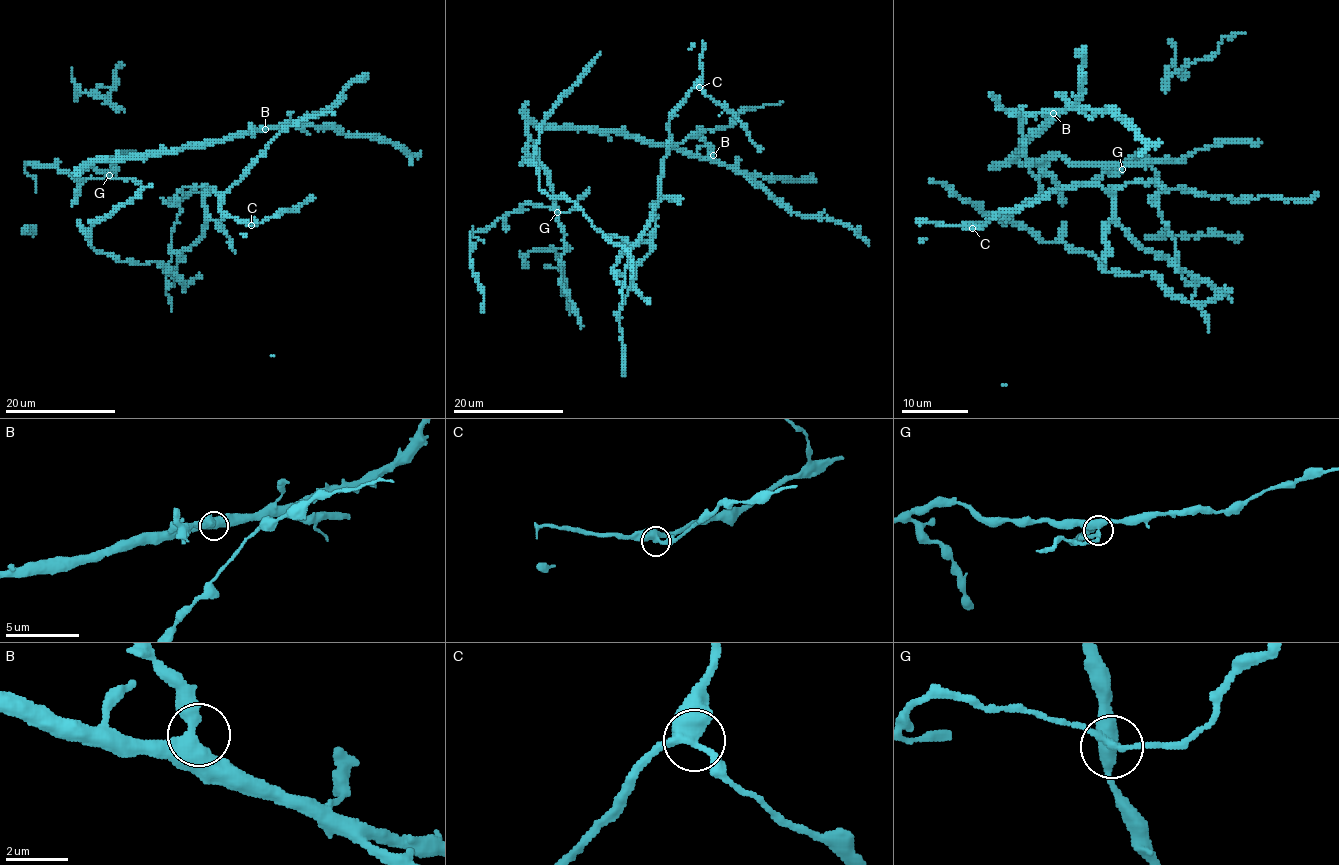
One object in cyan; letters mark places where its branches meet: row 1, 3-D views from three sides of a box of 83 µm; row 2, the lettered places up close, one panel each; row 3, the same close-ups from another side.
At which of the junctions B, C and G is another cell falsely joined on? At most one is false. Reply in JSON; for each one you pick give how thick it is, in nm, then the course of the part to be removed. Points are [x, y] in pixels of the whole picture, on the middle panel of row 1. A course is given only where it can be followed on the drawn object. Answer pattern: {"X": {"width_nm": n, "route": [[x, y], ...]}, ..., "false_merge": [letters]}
{"G": {"width_nm": 400, "route": [[556, 212], [523, 203], [489, 228], [475, 232], [473, 235], [484, 243]]}, "false_merge": ["G"]}

